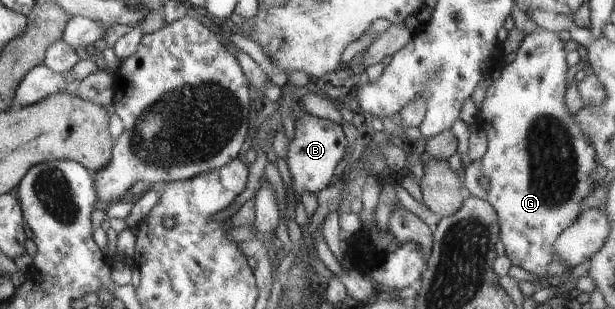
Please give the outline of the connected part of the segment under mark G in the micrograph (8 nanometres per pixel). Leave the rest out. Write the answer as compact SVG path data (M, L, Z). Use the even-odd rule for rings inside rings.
M537 27L531 34L526 34L515 52L514 60L502 66L500 76L488 84L476 120L488 138L486 152L480 160L474 160L466 166L463 180L467 195L487 201L495 209L504 255L512 265L530 272L532 276L538 276L540 282L531 282L537 289L546 286L556 288L560 282L568 280L566 272L569 273L570 268L556 260L555 241L579 219L582 211L579 204L593 192L590 174L598 163L587 134L582 132L575 117L570 116L564 108L562 96L566 90L566 52L562 50L557 33ZM484 177L486 186L480 184Z

